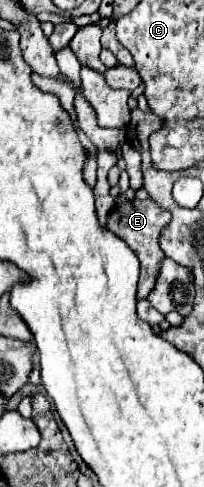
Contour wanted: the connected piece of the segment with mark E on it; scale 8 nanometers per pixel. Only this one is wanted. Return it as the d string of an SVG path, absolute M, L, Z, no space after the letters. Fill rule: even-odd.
M138 199L126 201L124 205L114 207L110 211L106 229L112 231L114 235L118 235L126 245L130 245L130 249L134 251L134 255L140 261L140 279L138 279L138 295L136 295L138 301L146 299L148 293L150 293L150 287L154 287L154 275L158 273L158 263L160 263L162 255L164 255L160 245L158 245L158 235L160 235L162 227L168 221L170 221L170 213L162 211L152 199L146 199L146 201L138 201Z

